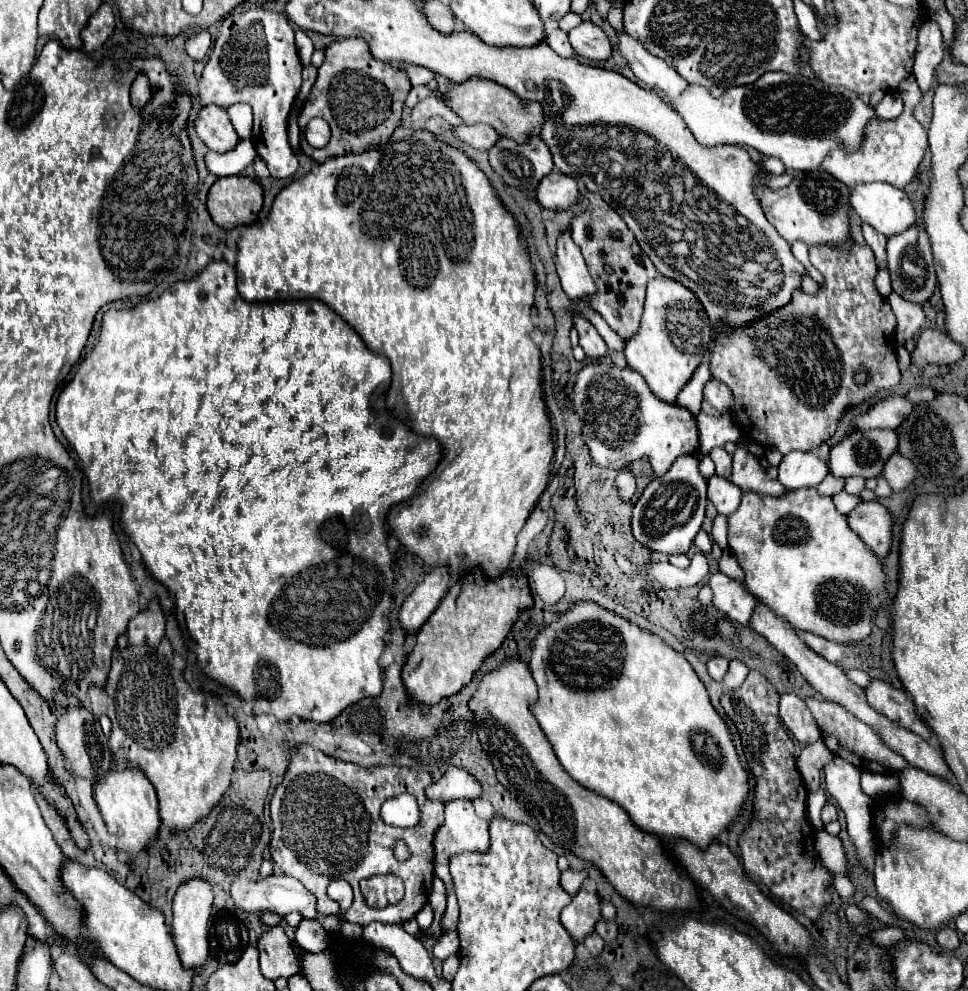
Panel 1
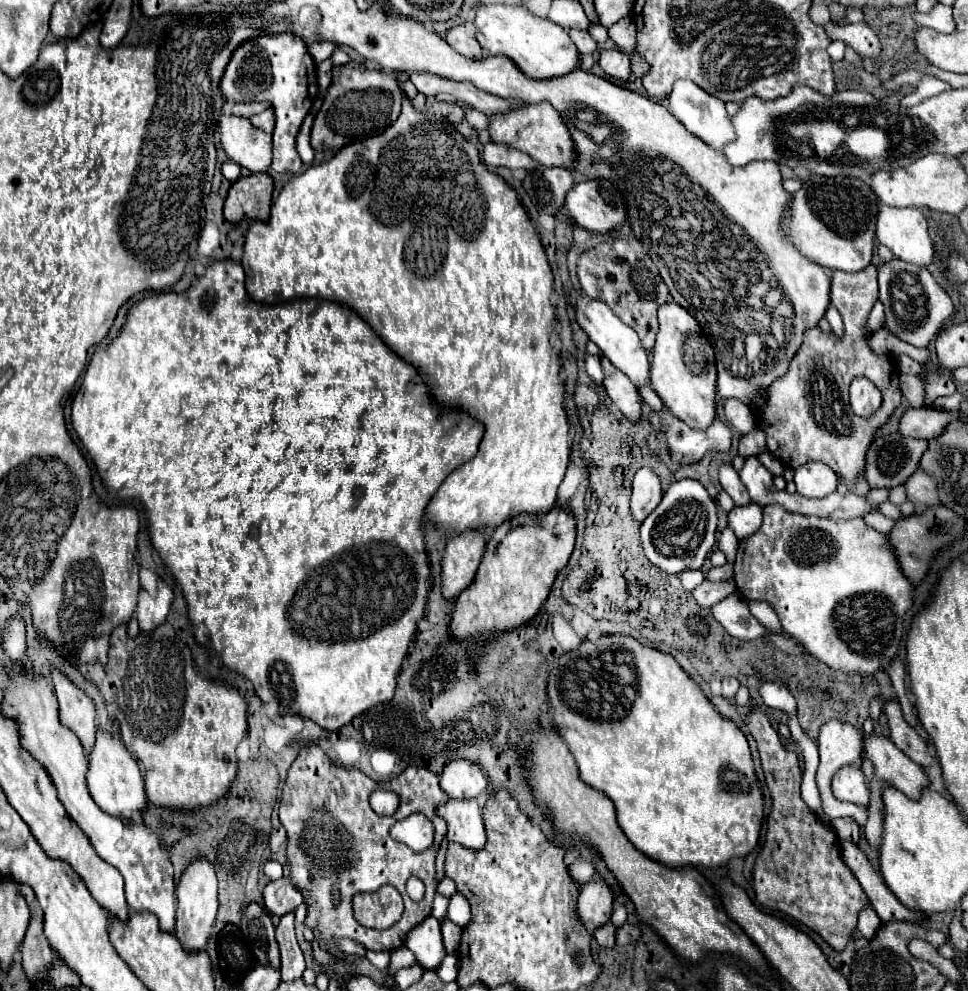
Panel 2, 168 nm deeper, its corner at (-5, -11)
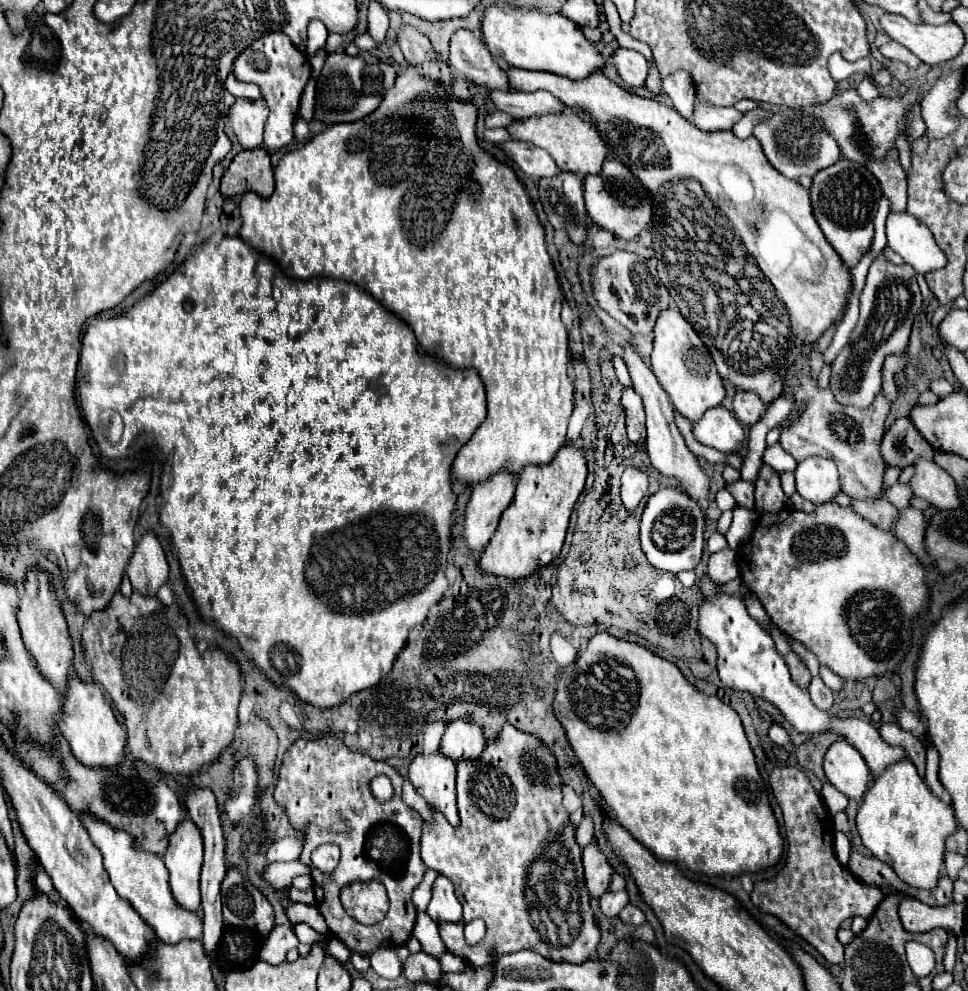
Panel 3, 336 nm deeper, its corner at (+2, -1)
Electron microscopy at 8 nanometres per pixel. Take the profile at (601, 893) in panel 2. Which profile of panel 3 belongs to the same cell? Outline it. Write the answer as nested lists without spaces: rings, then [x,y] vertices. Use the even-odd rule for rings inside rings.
[[[596,841],[584,847],[582,863],[584,863],[584,873],[586,873],[588,893],[592,897],[602,897],[612,879],[612,865],[608,863],[608,857],[602,853]]]

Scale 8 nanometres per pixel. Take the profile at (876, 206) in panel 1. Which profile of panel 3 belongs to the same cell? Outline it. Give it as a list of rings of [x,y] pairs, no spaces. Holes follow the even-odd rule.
[[[890,213],[886,221],[888,247],[894,249],[916,273],[928,273],[946,265],[946,255],[936,245],[930,229],[908,213]]]

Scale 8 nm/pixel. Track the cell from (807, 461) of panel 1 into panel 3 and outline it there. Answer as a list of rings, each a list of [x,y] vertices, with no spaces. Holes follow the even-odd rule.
[[[808,457],[798,463],[796,471],[796,493],[814,505],[832,501],[834,495],[842,493],[840,477],[834,461],[824,457]]]

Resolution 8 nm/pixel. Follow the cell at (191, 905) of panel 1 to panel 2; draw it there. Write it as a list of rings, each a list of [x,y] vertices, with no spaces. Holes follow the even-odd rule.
[[[197,859],[187,867],[183,873],[181,881],[177,883],[177,929],[175,937],[181,941],[181,945],[187,951],[205,951],[215,917],[219,909],[219,899],[217,899],[217,877],[213,867],[205,859]]]

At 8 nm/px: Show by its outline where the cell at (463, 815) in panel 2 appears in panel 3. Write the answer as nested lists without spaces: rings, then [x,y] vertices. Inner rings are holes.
[[[440,751],[434,755],[416,755],[410,763],[408,777],[426,803],[438,809],[448,823],[456,827],[456,763]]]

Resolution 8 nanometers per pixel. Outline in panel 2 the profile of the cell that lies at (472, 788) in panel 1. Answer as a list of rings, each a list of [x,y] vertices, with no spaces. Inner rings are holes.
[[[465,759],[447,763],[439,779],[441,789],[447,793],[449,799],[477,799],[481,793],[487,791],[487,779],[483,771]]]

